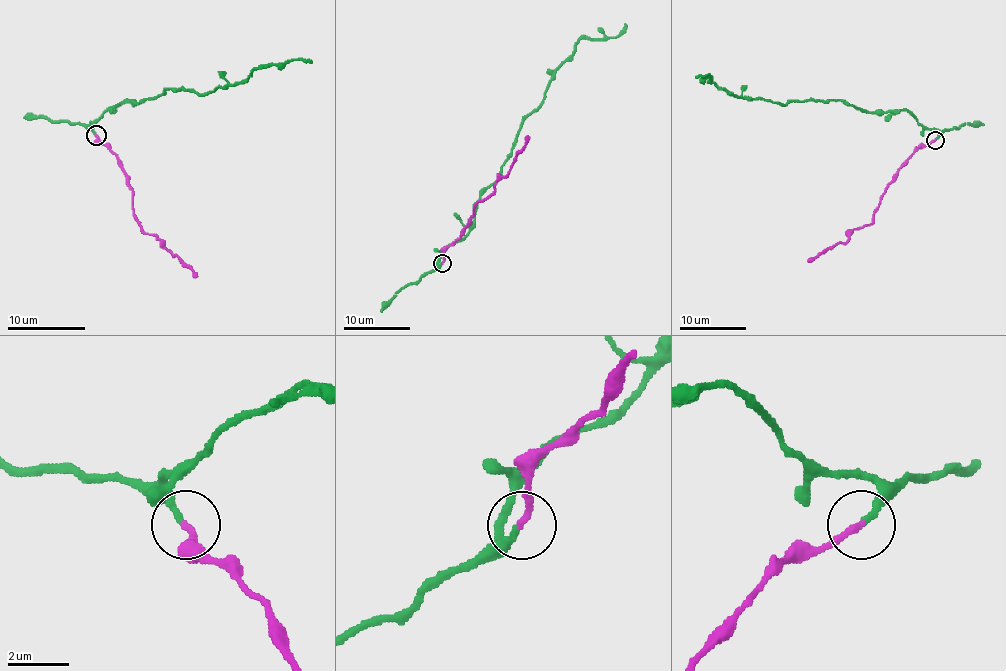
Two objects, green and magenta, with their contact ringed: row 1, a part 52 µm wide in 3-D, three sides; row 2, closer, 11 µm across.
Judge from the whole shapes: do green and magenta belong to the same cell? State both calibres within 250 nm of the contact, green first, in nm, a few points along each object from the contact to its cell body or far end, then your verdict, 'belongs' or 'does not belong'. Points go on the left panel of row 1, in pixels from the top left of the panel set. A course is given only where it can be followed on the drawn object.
200/220 nm | green via (96, 135), (92, 123), (124, 100), (144, 102), (165, 88), (206, 94), (242, 82), (258, 67), (310, 63) | magenta via (96, 135), (117, 156), (117, 164), (124, 171), (142, 229), (157, 237), (196, 276) | belongs

